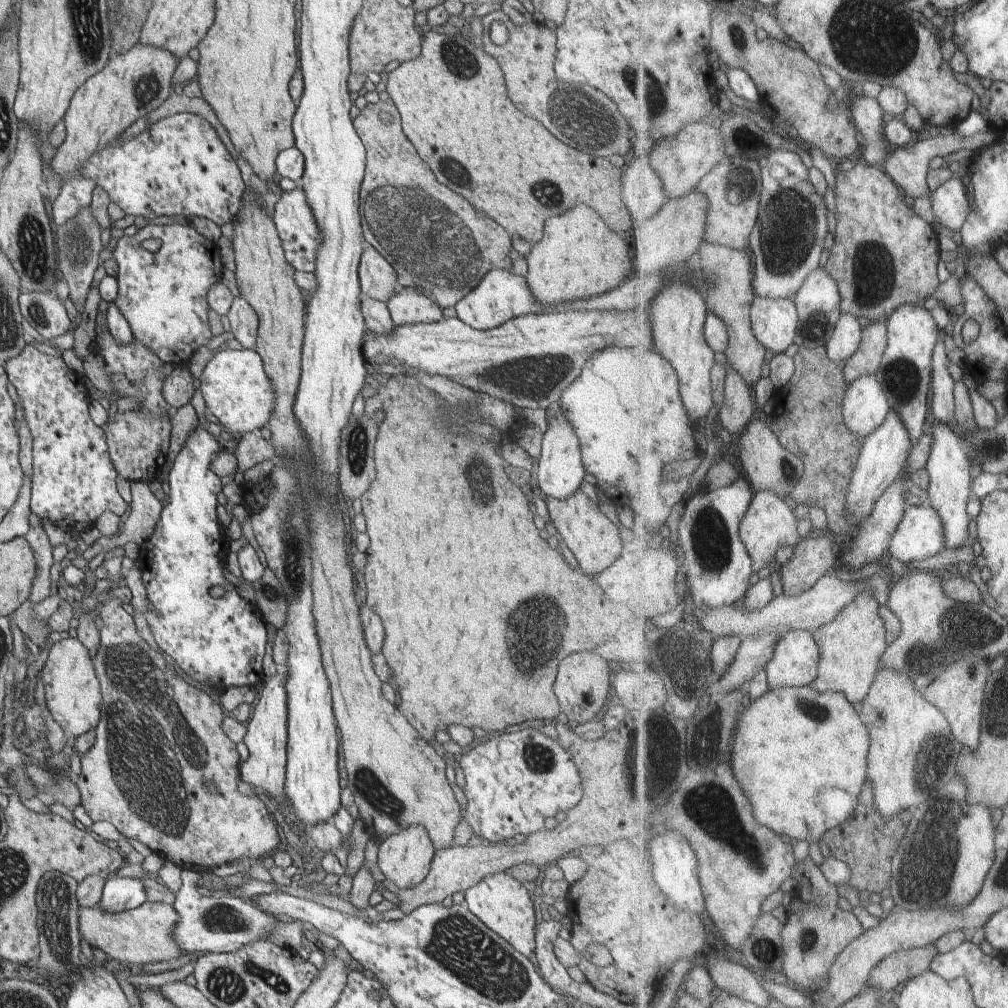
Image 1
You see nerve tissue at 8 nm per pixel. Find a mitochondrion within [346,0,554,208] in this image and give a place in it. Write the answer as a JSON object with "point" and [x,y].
{"point":[454,60]}

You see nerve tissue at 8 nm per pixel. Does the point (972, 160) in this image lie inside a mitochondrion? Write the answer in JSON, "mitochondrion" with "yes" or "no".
{"mitochondrion":"no"}

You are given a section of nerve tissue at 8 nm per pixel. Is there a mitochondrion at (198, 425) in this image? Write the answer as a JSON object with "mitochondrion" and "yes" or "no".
{"mitochondrion":"no"}

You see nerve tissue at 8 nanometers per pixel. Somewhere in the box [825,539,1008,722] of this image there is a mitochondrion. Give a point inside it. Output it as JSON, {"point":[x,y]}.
{"point":[975,630]}

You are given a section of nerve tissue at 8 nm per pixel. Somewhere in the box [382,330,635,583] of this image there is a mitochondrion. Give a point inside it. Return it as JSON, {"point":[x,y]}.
{"point":[531,378]}

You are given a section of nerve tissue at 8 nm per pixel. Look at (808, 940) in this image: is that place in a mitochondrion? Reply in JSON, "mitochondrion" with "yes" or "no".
{"mitochondrion":"yes"}

